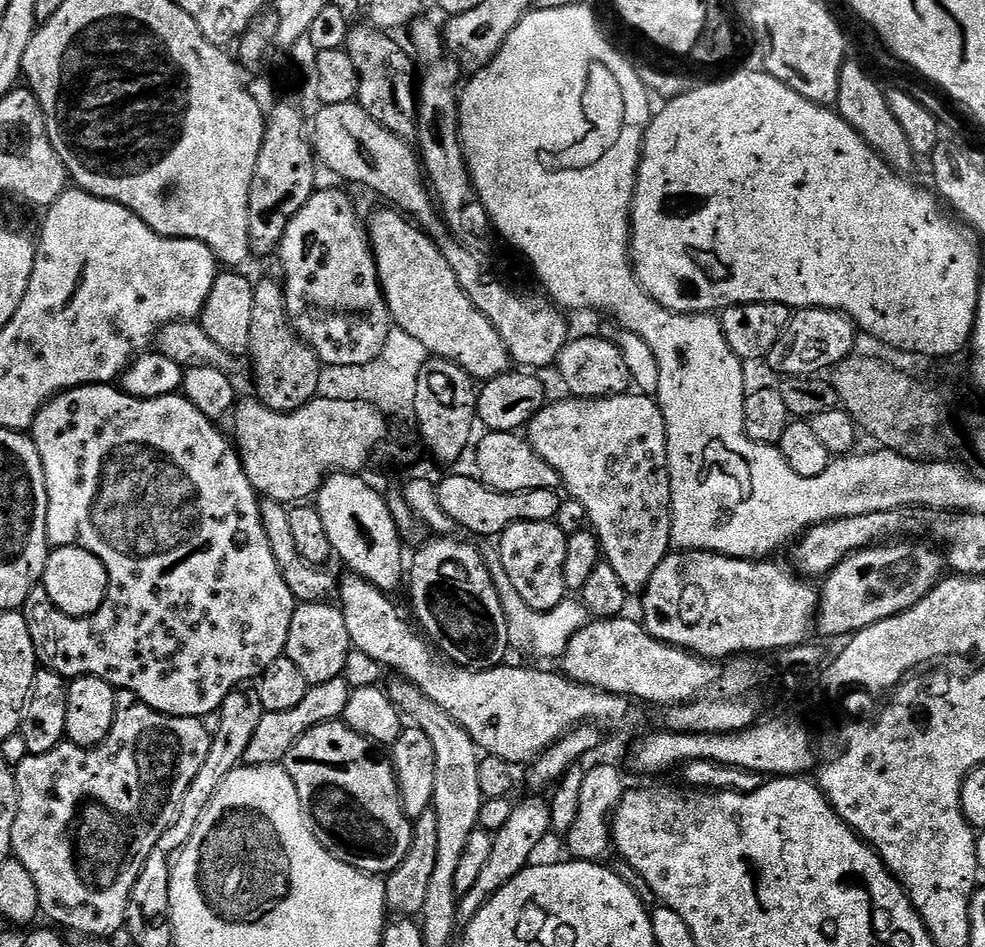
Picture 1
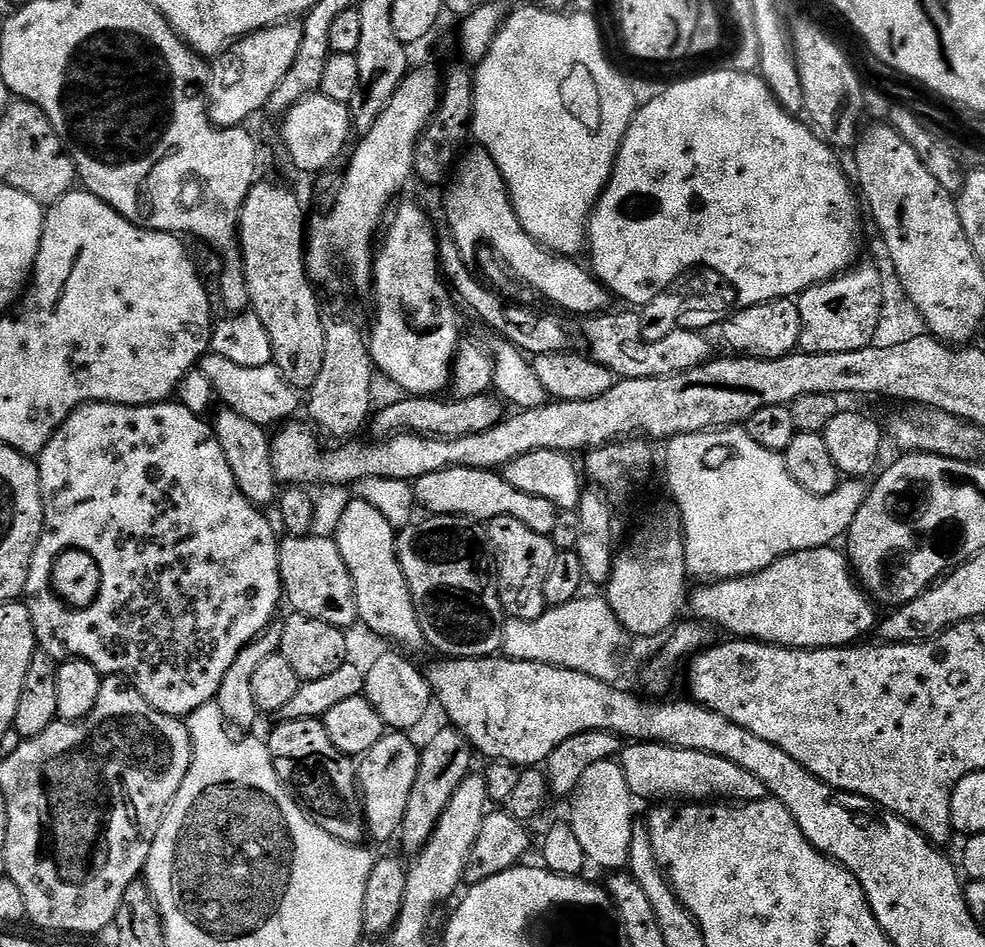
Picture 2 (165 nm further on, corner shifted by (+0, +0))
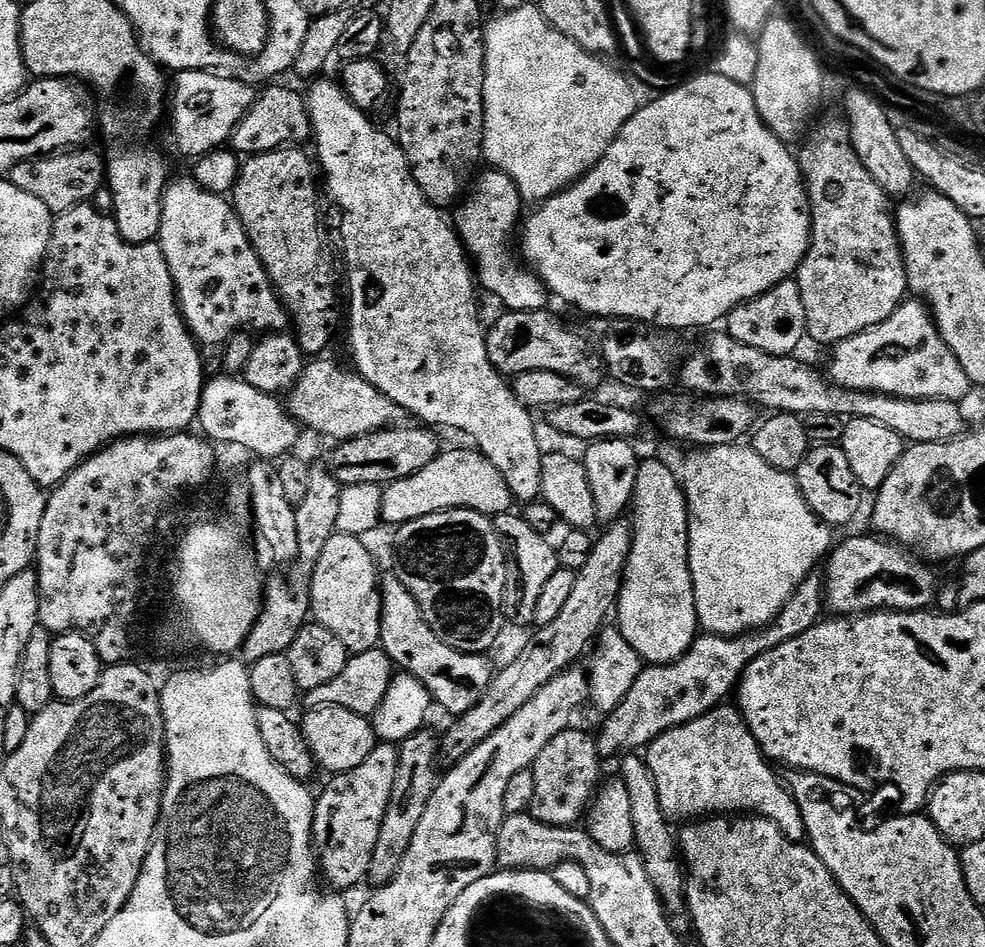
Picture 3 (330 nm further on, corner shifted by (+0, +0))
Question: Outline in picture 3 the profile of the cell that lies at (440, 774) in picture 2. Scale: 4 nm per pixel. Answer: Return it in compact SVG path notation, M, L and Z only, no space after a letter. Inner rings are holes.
M627 519L615 520L603 531L601 536L595 537L586 566L575 572L574 586L558 618L546 626L536 628L531 633L526 650L510 666L499 669L480 701L461 716L455 717L451 721L453 724L445 730L444 737L439 737L438 760L441 765L451 766L466 758L466 754L470 754L478 742L490 738L490 734L501 728L546 682L553 680L558 673L568 671L588 647L587 652L593 647L601 629L605 627L604 619L611 612L613 615L617 607L632 549L632 526Z

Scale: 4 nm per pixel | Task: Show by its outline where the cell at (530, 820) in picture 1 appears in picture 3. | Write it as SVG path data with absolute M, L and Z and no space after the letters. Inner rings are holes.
M812 571L797 586L781 612L764 628L755 628L753 632L735 638L700 634L682 658L669 664L644 666L630 692L616 709L603 717L604 725L600 733L595 733L596 749L601 757L619 757L647 749L662 734L689 724L711 708L719 708L729 699L731 692L733 695L737 691L740 677L754 658L762 658L762 654L778 650L778 646L798 638L798 634L806 634L806 630L820 623L826 608L824 577L823 571Z

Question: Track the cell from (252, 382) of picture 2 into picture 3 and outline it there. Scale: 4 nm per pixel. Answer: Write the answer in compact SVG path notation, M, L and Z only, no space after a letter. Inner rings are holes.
M328 358L309 359L300 372L296 385L289 388L286 393L286 409L301 429L308 431L309 428L310 431L317 432L320 436L329 436L332 442L343 442L383 428L404 426L409 423L410 417L407 410L395 404L390 398L386 398L373 384L366 382L355 371L346 372L334 361L324 359Z

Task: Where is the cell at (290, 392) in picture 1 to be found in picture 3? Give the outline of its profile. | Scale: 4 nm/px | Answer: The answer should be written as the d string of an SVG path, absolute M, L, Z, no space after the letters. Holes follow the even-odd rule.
M296 146L279 148L273 152L262 152L258 156L249 156L240 165L240 172L236 176L236 184L232 187L230 193L230 203L236 209L236 216L242 222L242 226L246 230L246 234L250 238L250 242L254 246L254 250L258 254L258 258L262 262L262 266L266 270L266 274L270 278L272 288L276 292L276 297L284 306L284 311L288 313L291 331L296 337L298 346L303 350L305 357L316 358L328 348L328 343L332 340L332 335L336 332L336 292L330 285L324 281L324 272L320 269L320 216L316 213L316 184L318 188L318 172L314 167L314 160L311 155L308 156Z

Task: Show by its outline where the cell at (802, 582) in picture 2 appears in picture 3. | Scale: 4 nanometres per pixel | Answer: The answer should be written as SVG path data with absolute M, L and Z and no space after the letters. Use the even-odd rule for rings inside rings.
M871 535L852 536L841 544L839 541L831 549L824 577L827 611L843 618L863 616L869 612L922 612L931 609L938 596L936 576L928 569L931 567L913 558L899 544Z

